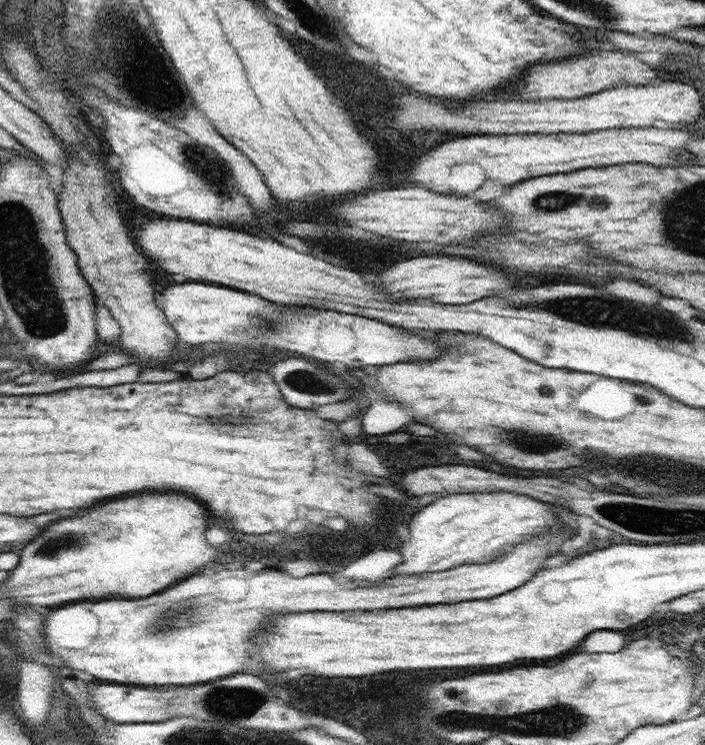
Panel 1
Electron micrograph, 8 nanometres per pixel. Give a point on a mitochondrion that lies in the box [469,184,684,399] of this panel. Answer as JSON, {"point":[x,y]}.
{"point":[550,202]}

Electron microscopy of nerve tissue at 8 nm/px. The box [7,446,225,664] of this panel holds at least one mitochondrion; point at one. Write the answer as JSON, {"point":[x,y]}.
{"point":[166,620]}

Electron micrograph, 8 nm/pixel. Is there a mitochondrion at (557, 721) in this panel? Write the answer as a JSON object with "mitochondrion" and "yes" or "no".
{"mitochondrion":"yes"}

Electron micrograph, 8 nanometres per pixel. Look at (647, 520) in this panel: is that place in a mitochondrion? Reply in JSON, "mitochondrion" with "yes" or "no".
{"mitochondrion":"yes"}

